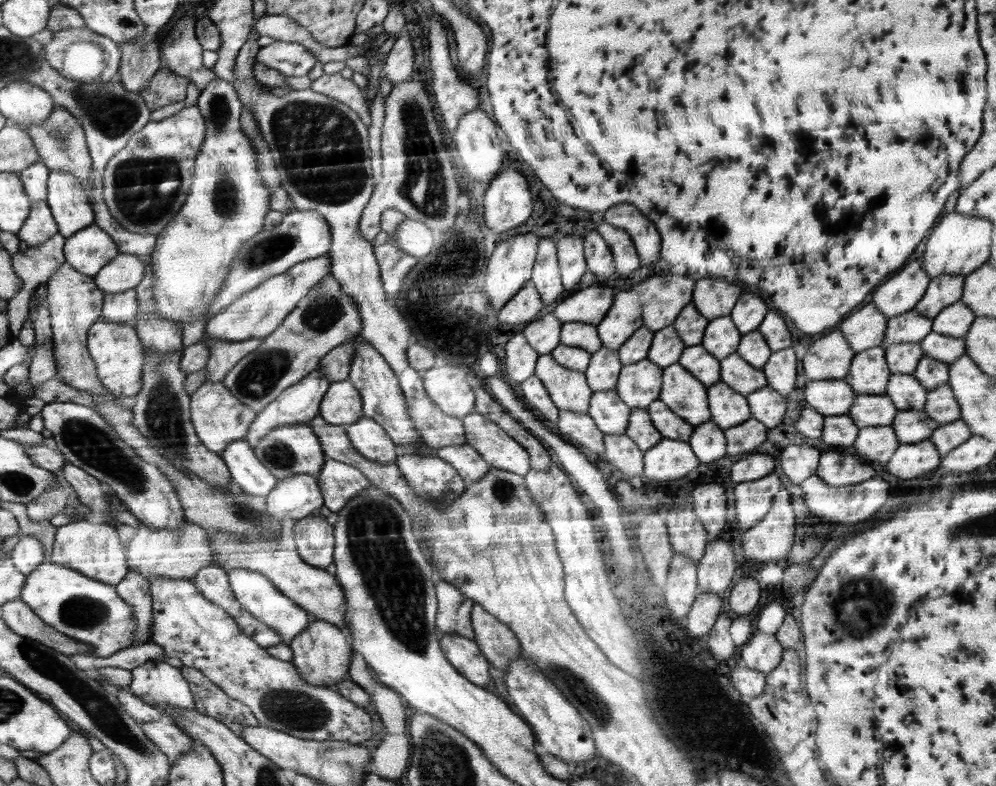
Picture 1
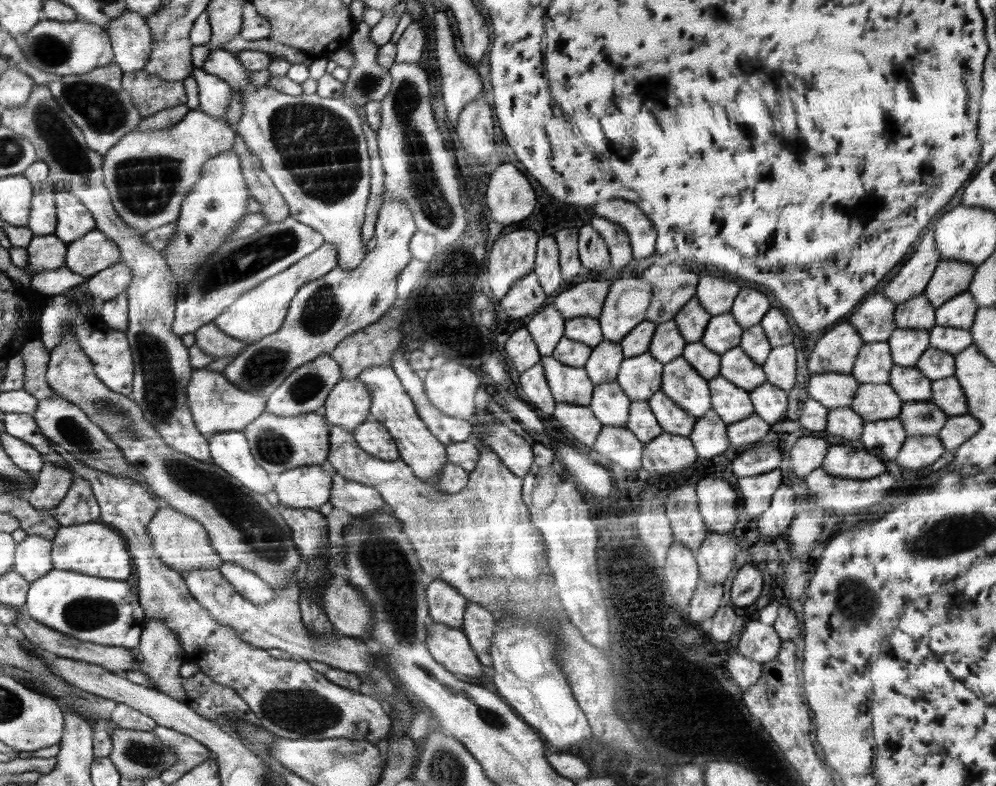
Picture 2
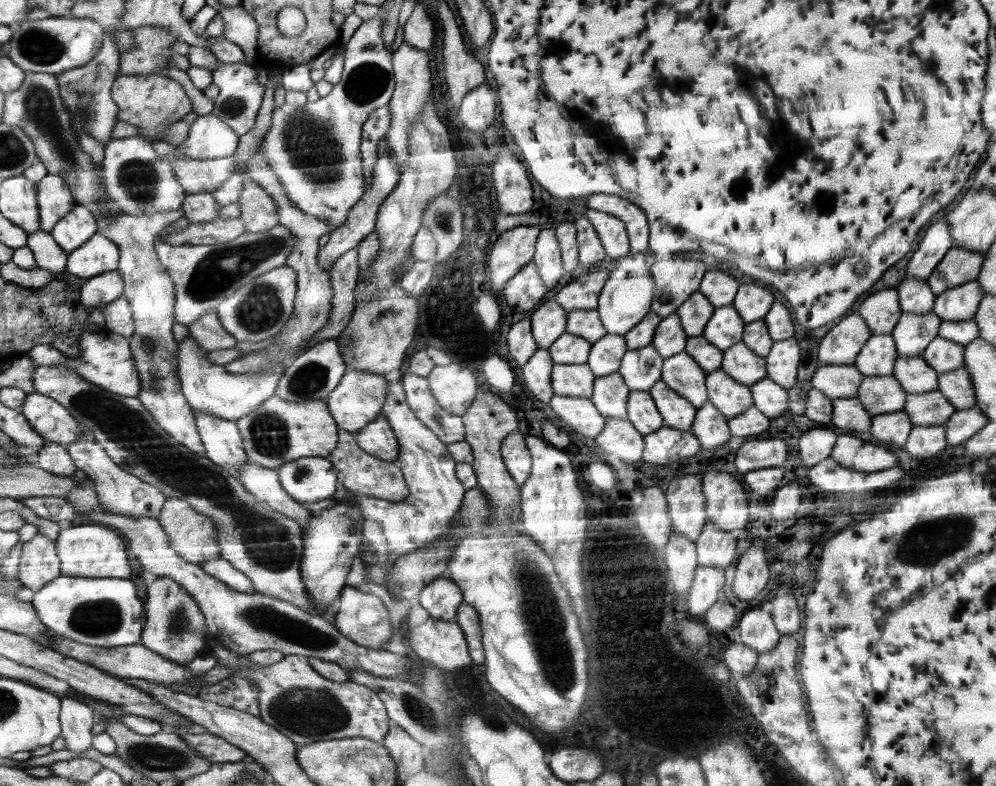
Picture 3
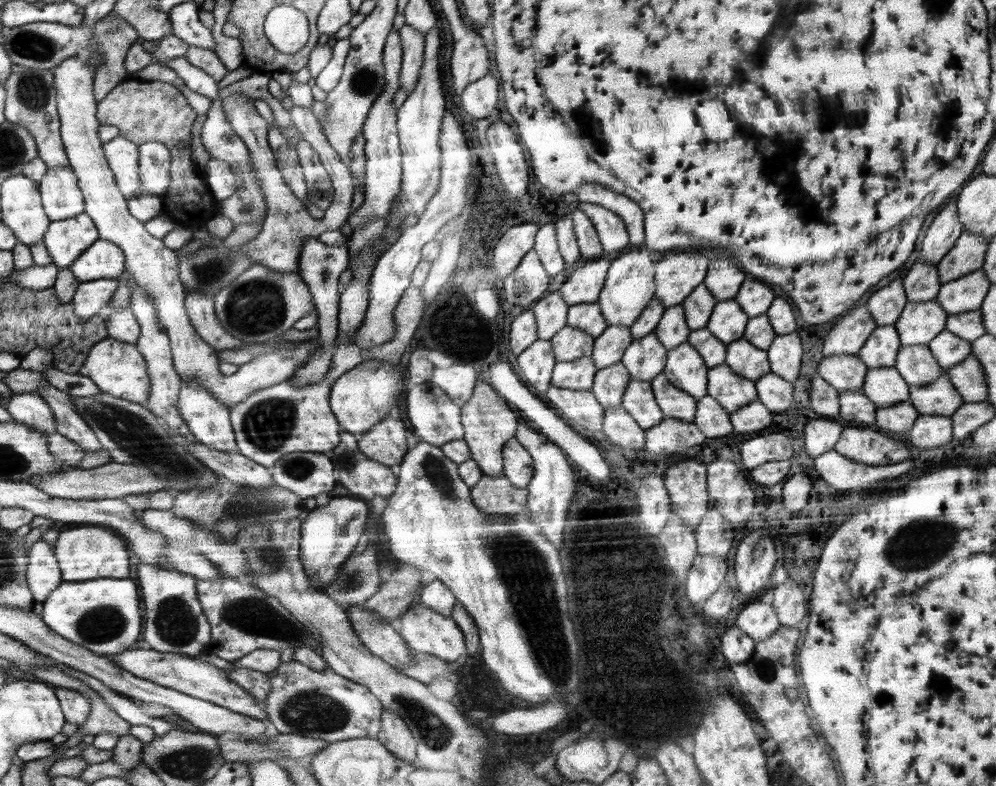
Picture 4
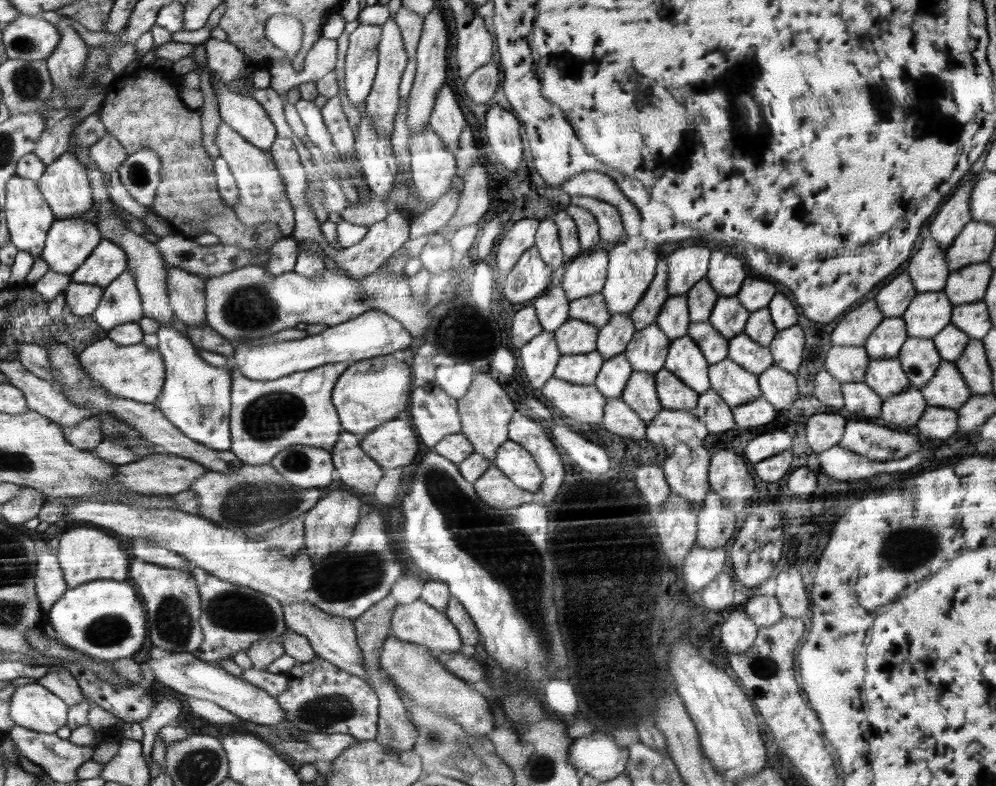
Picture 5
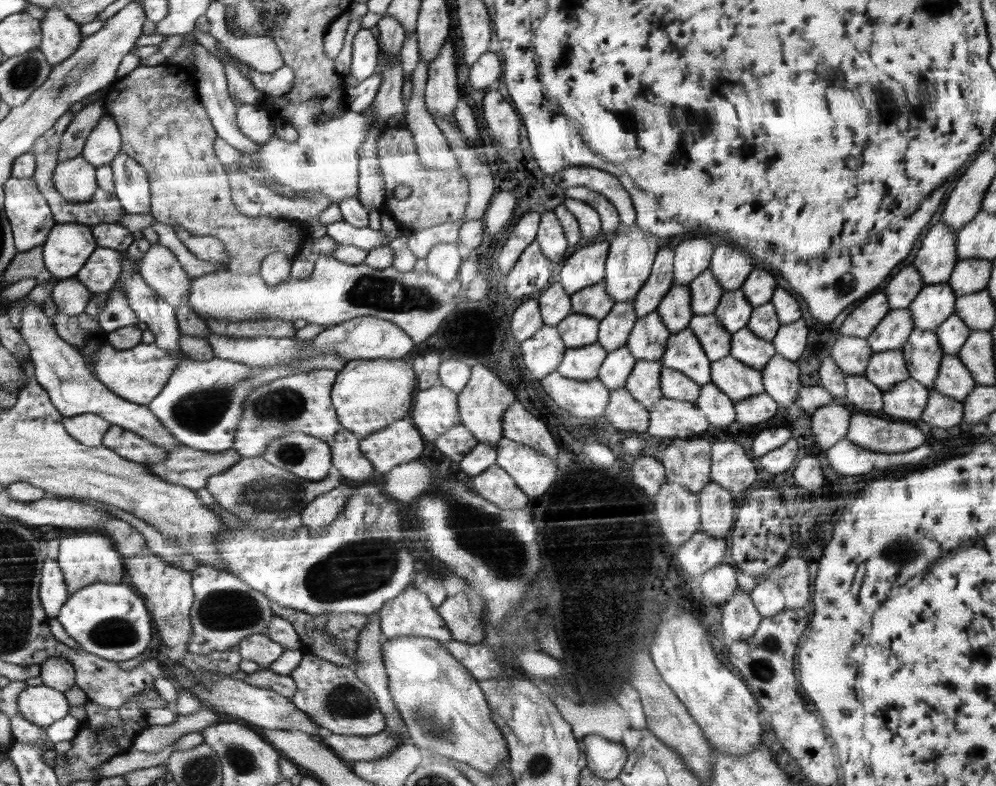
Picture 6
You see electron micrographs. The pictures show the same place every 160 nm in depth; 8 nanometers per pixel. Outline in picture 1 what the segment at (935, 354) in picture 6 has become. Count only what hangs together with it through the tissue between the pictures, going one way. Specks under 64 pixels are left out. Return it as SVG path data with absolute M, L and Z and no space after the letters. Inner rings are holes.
M891 374L886 392L897 410L919 410L925 408L927 388L912 374Z

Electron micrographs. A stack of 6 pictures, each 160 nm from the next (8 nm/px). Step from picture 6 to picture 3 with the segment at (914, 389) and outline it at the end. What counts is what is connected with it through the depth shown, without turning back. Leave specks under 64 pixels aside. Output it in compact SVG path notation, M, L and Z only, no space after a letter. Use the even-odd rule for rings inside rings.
M904 410L891 413L879 414L872 417L871 429L874 438L880 442L898 444L900 448L905 445L913 424Z

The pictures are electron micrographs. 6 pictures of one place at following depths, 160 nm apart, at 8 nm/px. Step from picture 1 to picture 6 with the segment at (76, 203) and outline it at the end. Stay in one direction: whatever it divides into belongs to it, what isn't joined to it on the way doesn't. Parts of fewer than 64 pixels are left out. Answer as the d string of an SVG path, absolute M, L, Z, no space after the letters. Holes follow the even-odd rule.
M57 223L42 245L43 262L58 280L76 276L99 248L91 227L80 223Z

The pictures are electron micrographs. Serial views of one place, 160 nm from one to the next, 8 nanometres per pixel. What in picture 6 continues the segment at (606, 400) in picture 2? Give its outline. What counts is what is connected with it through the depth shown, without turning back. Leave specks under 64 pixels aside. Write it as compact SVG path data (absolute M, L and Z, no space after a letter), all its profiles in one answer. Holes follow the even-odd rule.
M626 346L612 350L607 353L600 365L597 379L601 380L610 391L625 388L628 375L632 372L636 361Z

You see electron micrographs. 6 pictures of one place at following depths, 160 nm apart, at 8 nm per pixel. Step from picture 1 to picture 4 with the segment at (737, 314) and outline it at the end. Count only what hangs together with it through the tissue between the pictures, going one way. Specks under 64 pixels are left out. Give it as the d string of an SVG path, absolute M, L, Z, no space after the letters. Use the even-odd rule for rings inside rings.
M745 280L734 300L738 302L744 314L754 318L764 314L774 299L773 290L766 283Z

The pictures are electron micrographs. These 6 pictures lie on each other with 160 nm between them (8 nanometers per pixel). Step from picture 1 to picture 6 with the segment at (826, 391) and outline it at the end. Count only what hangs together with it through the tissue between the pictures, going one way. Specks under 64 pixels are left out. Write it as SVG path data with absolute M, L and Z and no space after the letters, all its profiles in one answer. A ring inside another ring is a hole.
M840 336L833 344L830 357L846 376L863 375L873 353L865 338Z

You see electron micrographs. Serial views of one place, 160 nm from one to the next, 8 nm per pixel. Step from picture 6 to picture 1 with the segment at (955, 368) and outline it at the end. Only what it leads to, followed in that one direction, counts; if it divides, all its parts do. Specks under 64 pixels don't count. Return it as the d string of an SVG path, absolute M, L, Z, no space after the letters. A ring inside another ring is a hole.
M925 409L899 410L891 427L896 433L899 444L912 444L925 441L939 427Z

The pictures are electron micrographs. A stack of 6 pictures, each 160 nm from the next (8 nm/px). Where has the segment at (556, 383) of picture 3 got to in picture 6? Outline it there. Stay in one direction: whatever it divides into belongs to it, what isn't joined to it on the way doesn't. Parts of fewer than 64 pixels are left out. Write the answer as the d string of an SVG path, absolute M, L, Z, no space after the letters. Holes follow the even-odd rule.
M598 343L582 346L582 348L567 349L555 371L566 378L579 381L597 379L600 365L606 355L606 350Z

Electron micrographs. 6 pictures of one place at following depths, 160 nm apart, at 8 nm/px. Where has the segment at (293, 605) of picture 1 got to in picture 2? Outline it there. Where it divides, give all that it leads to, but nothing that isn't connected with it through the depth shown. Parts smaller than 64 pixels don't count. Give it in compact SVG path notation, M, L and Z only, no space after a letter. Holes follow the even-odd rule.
M222 563L218 568L224 578L235 586L235 589L254 604L264 604L275 599L275 589L268 586L258 574L246 570L236 563Z

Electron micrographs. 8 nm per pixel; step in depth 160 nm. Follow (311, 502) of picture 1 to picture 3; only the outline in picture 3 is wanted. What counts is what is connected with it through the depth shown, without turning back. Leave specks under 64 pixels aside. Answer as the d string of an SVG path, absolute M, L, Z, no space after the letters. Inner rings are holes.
M302 457L277 468L282 488L299 503L316 502L336 492L336 468L327 457Z

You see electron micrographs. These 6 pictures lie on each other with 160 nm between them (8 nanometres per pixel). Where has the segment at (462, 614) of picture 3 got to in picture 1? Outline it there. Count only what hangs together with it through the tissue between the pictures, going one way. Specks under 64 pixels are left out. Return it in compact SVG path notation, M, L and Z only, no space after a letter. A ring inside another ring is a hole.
M475 603L471 610L471 625L474 627L474 641L494 668L507 670L510 661L515 661L522 654L519 638L495 616Z

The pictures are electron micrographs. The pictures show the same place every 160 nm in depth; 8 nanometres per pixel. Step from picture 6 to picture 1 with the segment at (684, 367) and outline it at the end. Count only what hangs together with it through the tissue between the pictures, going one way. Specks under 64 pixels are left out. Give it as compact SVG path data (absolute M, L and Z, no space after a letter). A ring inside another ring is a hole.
M679 362L663 369L659 399L693 427L711 420L707 387Z

